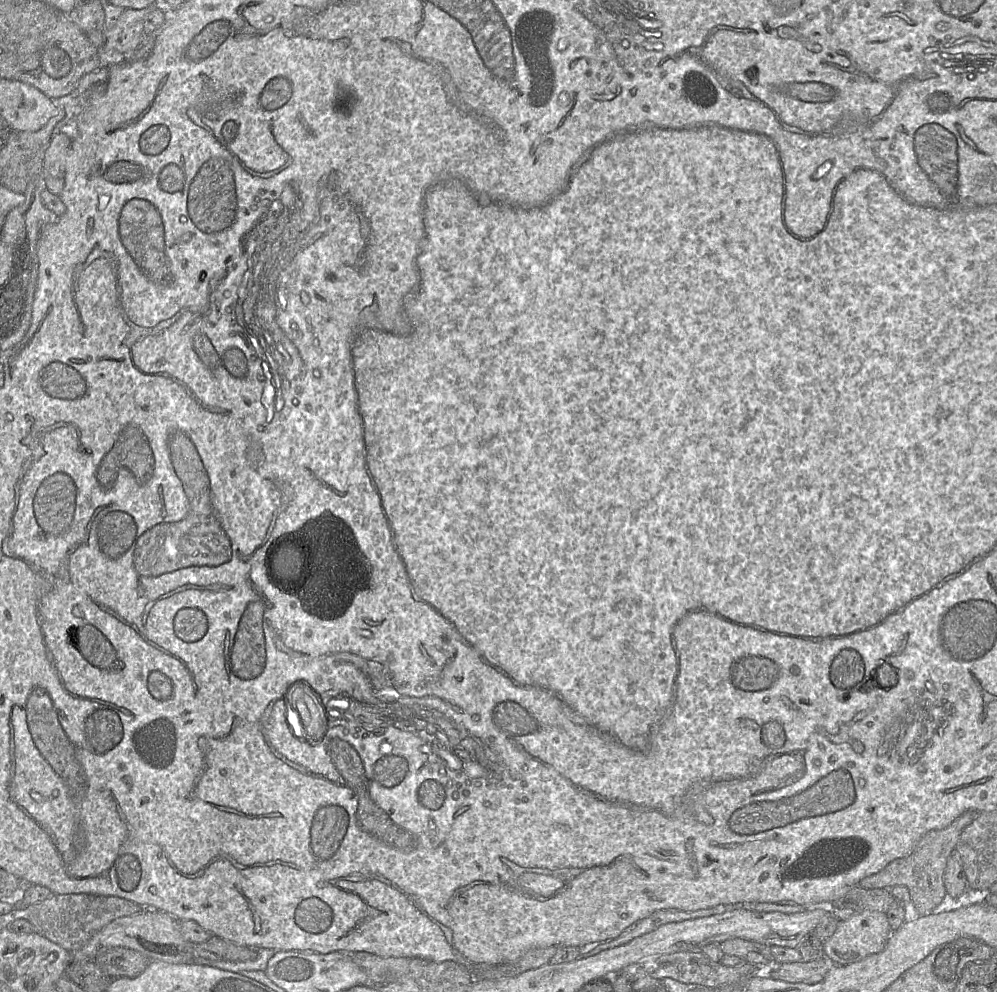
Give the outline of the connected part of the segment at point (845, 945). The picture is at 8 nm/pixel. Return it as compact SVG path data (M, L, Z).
M862 911L839 921L834 934L824 943L824 956L833 966L846 966L883 950L891 933L885 913Z

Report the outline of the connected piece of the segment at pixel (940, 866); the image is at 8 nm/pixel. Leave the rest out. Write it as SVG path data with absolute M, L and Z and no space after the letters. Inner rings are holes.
M966 811L956 818L949 826L941 830L926 833L918 842L912 853L896 859L877 873L863 878L858 886L864 889L891 889L905 886L910 893L910 914L928 915L943 907L948 899L944 886L944 872L947 860L954 851L961 832L980 812Z

